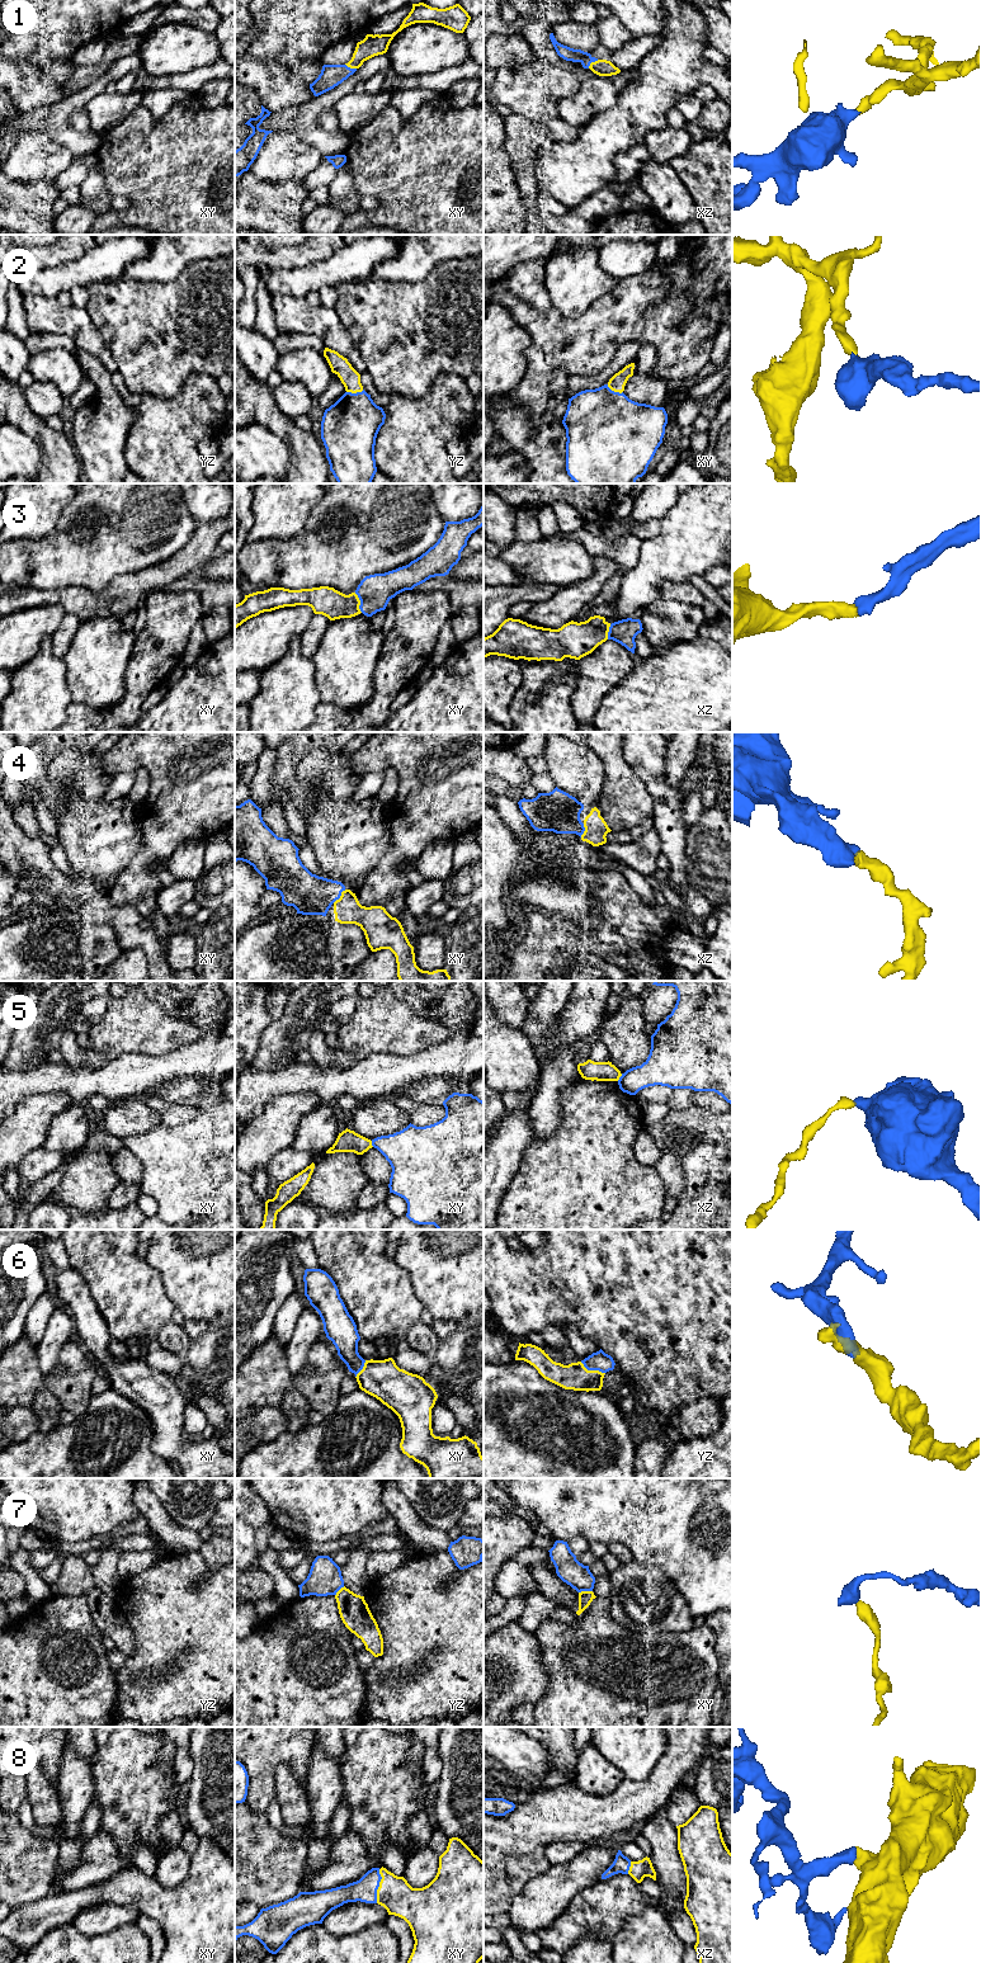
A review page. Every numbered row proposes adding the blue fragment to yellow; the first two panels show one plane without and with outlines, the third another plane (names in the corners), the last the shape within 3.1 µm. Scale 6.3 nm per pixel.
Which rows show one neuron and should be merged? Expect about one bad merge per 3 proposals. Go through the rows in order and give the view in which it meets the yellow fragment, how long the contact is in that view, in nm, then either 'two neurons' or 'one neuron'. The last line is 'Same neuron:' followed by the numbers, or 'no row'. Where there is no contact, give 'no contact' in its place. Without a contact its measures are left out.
1: meets yellow in xz; contact 90 nm long; one neuron
2: meets yellow in yz; contact 110 nm long; one neuron
3: meets yellow in xy; contact 140 nm long; one neuron
4: meets yellow in xy; contact 120 nm long; one neuron
5: meets yellow in xz; contact 60 nm long; two neurons
6: meets yellow in yz; contact 180 nm long; one neuron
7: meets yellow in xy; contact 90 nm long; two neurons
8: meets yellow in xy; contact 220 nm long; one neuron
Same neuron: 1, 2, 3, 4, 6, 8

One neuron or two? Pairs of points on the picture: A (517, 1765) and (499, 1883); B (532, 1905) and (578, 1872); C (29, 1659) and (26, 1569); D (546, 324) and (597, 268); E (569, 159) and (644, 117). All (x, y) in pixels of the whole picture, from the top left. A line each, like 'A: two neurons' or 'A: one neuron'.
A: two neurons
B: one neuron
C: two neurons
D: two neurons
E: one neuron

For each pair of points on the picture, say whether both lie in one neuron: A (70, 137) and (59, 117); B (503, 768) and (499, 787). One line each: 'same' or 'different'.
A: same
B: different

